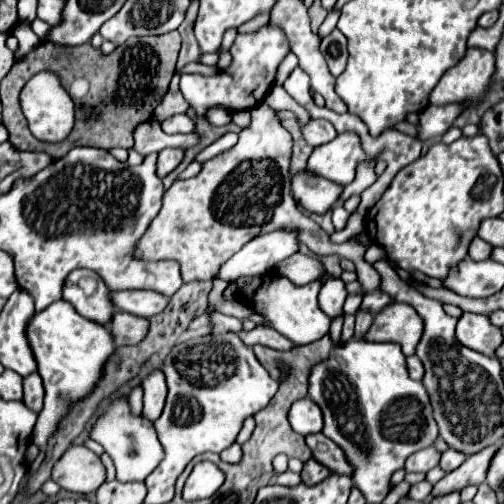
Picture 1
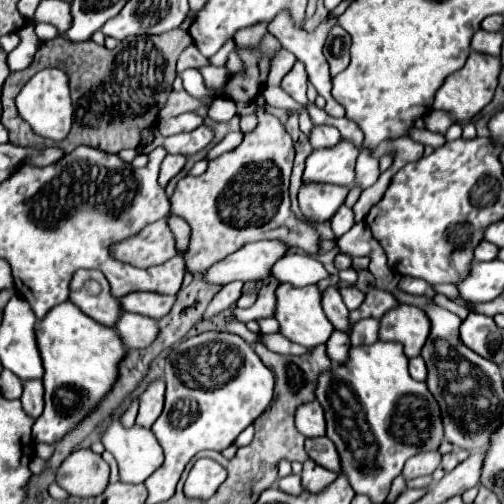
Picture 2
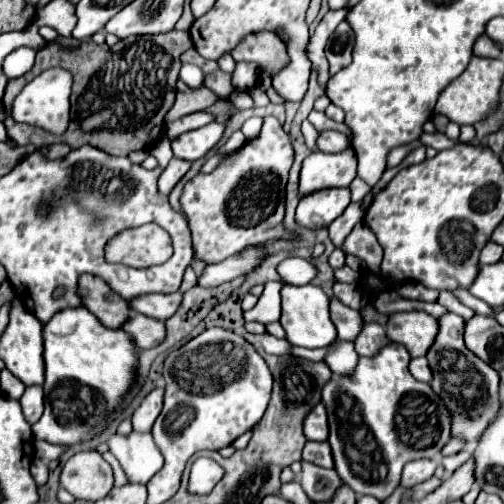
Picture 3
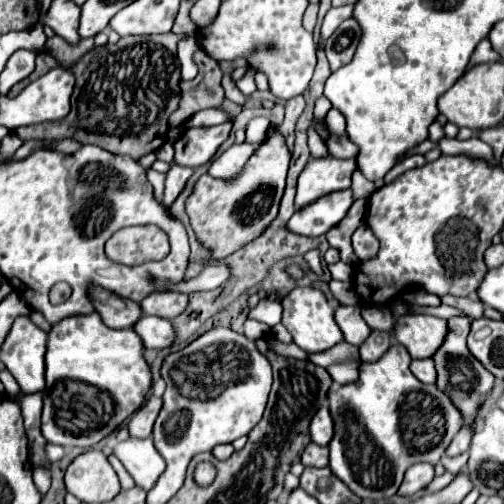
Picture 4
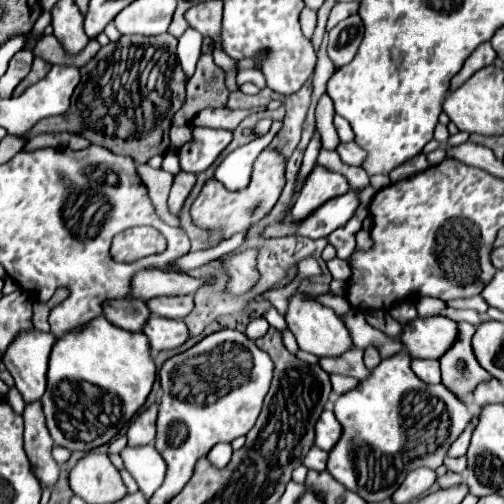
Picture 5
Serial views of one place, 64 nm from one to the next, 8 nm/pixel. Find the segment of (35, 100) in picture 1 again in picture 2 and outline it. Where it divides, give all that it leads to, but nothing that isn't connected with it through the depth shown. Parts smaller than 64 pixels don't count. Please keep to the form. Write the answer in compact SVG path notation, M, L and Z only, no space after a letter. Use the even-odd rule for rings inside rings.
M48 68L40 70L34 78L28 80L28 84L22 88L22 92L16 96L16 108L22 120L26 120L32 130L44 138L50 140L62 140L72 124L72 102L70 102L70 88L68 88L68 76L62 70Z

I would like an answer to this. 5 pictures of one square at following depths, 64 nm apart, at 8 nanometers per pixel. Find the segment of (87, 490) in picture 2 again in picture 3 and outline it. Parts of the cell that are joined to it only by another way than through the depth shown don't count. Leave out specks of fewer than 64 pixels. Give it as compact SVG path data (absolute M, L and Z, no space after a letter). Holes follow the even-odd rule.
M78 452L62 468L60 484L76 500L98 502L114 488L114 474L100 452Z

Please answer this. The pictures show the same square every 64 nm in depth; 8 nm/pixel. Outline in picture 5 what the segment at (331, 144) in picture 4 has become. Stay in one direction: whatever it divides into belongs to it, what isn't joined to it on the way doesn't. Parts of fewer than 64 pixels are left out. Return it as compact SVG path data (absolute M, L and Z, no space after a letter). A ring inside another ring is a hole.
M348 142L348 144L340 144L340 148L336 150L342 158L342 162L346 162L348 166L362 166L366 160L366 152L356 144L356 142Z

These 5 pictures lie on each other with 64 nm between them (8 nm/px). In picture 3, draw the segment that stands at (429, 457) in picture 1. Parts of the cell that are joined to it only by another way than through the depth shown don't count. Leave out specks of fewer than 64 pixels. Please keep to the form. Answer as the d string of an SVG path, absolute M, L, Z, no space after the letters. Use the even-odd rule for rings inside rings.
M416 460L416 462L408 462L404 466L404 472L402 472L402 488L410 490L412 486L428 480L434 476L434 470L438 466L438 460Z

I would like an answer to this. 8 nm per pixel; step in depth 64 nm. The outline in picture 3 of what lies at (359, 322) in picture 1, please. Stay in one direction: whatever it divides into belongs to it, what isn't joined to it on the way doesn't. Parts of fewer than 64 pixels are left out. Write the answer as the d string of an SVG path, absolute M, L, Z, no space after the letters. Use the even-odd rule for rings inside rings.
M364 324L364 330L360 332L360 336L354 342L356 352L360 356L370 356L370 358L376 356L388 344L390 344L390 340L386 336L384 326L380 326L380 324Z

